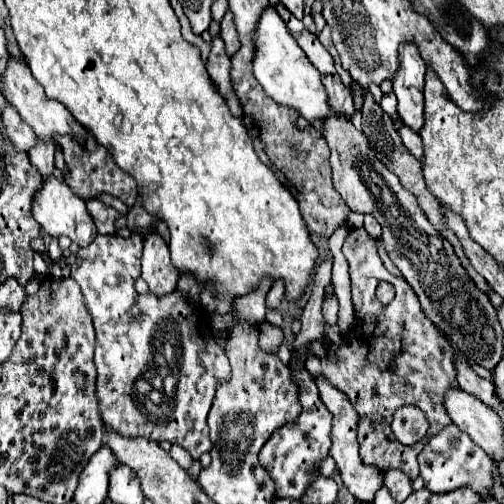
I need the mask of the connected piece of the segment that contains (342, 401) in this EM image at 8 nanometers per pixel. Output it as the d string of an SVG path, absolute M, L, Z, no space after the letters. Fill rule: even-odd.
M324 376L314 378L316 386L318 386L318 394L320 400L324 402L324 406L328 408L328 412L332 414L332 448L330 448L330 456L334 458L344 484L348 486L348 490L362 502L372 502L376 490L382 486L382 472L376 470L376 466L364 466L360 462L360 454L358 454L358 438L356 438L356 428L358 428L358 412L354 410L352 402L348 400L348 396L344 392L340 392L338 388L334 388Z

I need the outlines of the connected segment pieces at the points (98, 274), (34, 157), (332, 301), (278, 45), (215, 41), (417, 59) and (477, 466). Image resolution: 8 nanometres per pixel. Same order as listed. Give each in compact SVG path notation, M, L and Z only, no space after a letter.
M132 234L130 238L98 236L90 246L78 250L76 262L72 264L72 278L80 284L96 332L94 362L98 368L96 398L100 402L100 416L106 426L120 430L120 434L148 438L152 442L168 440L170 444L182 446L194 460L198 460L204 452L212 450L206 418L216 386L230 374L230 364L208 330L212 328L210 320L204 312L198 312L196 302L180 294L180 290L166 296L136 292L134 282L141 275L142 251L143 238L138 234Z
M36 138L36 146L28 152L30 162L38 168L38 172L42 176L48 176L54 172L54 150L56 150L56 146L52 146L50 140Z
M334 294L324 300L324 310L322 310L322 314L324 314L324 320L326 320L328 324L336 324L336 318L338 318L338 300L336 300Z
M266 6L262 10L254 34L254 76L262 84L264 92L276 102L298 110L300 116L304 116L308 122L322 122L330 114L330 106L328 96L324 94L324 86L320 82L320 74L316 74L316 68L308 62L304 50L292 38L286 22L280 18L274 6Z
M220 36L212 38L212 52L208 58L208 74L212 82L216 82L218 92L224 96L230 112L238 118L242 118L240 102L236 102L236 94L232 94L232 84L230 84L230 56L224 50L224 40Z
M404 42L398 50L400 68L392 80L394 94L398 98L398 116L412 130L420 130L424 124L424 74L426 64L412 42Z
M448 424L426 442L418 462L420 462L420 476L424 478L426 488L432 492L450 492L466 486L484 500L494 498L494 472L492 472L496 464L494 456L484 452L480 446L476 446L468 438L468 434L464 434L454 424Z

